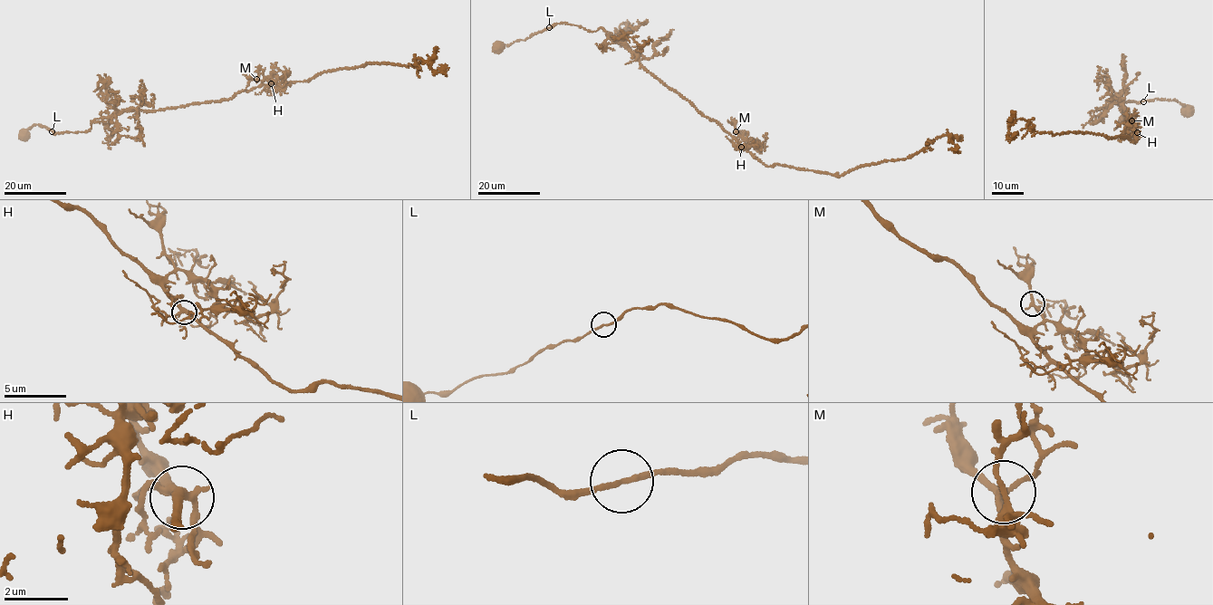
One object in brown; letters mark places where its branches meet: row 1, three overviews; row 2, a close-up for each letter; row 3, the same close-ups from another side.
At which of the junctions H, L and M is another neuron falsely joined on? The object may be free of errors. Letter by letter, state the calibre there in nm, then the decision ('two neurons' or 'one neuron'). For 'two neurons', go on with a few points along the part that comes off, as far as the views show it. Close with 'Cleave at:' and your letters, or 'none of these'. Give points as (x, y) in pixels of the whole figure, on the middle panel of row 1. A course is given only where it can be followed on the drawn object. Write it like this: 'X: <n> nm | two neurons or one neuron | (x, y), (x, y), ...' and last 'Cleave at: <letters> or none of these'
H: 280 nm | one neuron
L: 150 nm | one neuron
M: 200 nm | one neuron
Cleave at: none of these

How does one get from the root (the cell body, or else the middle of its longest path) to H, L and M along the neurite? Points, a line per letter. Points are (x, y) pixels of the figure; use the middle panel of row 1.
H: (497, 46), (524, 40), (556, 24), (590, 31), (601, 28), (629, 50), (652, 74), (718, 122), (741, 147)
L: (497, 46), (524, 40), (549, 27)
M: (497, 46), (524, 40), (556, 24), (590, 31), (601, 28), (703, 115), (735, 137), (738, 136), (736, 131)

